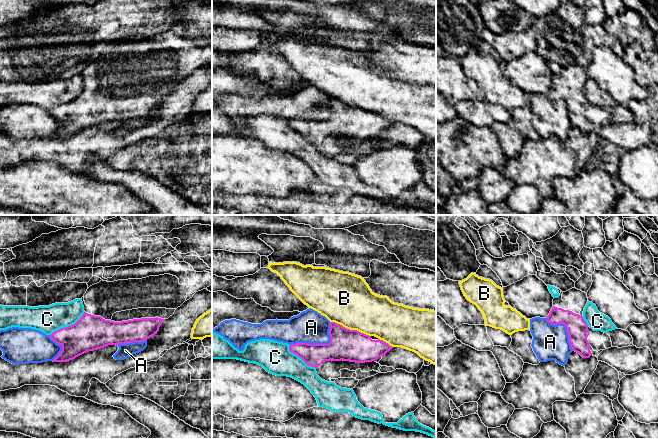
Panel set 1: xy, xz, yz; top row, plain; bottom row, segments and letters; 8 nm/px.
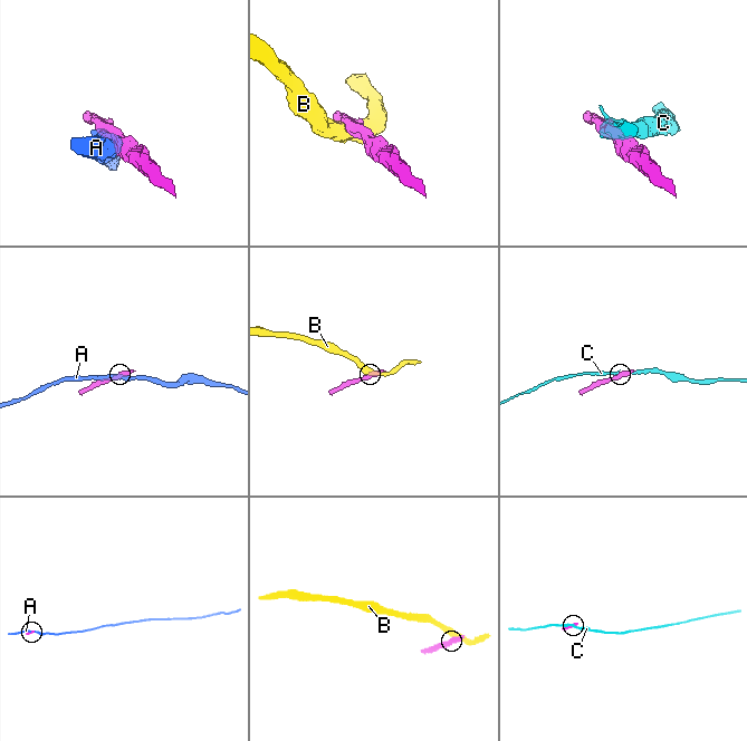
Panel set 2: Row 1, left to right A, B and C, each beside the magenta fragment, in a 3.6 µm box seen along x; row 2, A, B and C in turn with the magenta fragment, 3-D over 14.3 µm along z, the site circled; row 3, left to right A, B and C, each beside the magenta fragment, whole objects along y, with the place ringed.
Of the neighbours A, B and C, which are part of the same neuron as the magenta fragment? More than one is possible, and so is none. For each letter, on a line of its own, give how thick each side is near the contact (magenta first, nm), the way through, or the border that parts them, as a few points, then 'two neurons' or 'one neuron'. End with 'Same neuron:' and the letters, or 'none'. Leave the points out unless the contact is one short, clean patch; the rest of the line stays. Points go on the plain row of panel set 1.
A: 260/260 nm | two neurons
B: 260/420 nm | two neurons
C: 280/220 nm | two neurons
Same neuron: none

